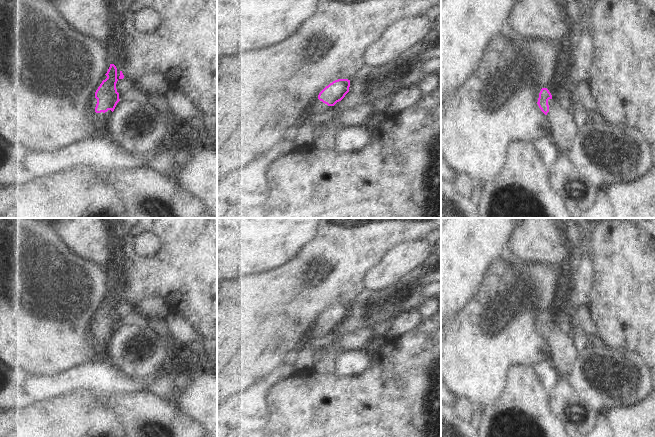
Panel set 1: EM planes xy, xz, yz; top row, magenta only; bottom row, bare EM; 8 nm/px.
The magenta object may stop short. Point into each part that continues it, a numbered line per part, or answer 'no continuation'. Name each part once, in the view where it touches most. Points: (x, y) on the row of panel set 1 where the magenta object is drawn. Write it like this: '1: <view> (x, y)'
1: xy (103, 117)

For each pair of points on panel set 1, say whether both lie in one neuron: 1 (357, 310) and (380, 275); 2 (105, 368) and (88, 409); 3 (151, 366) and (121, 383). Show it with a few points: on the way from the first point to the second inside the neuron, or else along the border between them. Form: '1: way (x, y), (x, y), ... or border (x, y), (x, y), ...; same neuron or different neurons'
1: border (393, 284), (383, 289), (366, 289); different neurons
2: border (73, 391), (96, 389), (105, 393); different neurons
3: border (113, 363), (134, 377), (150, 377), (155, 375); different neurons

